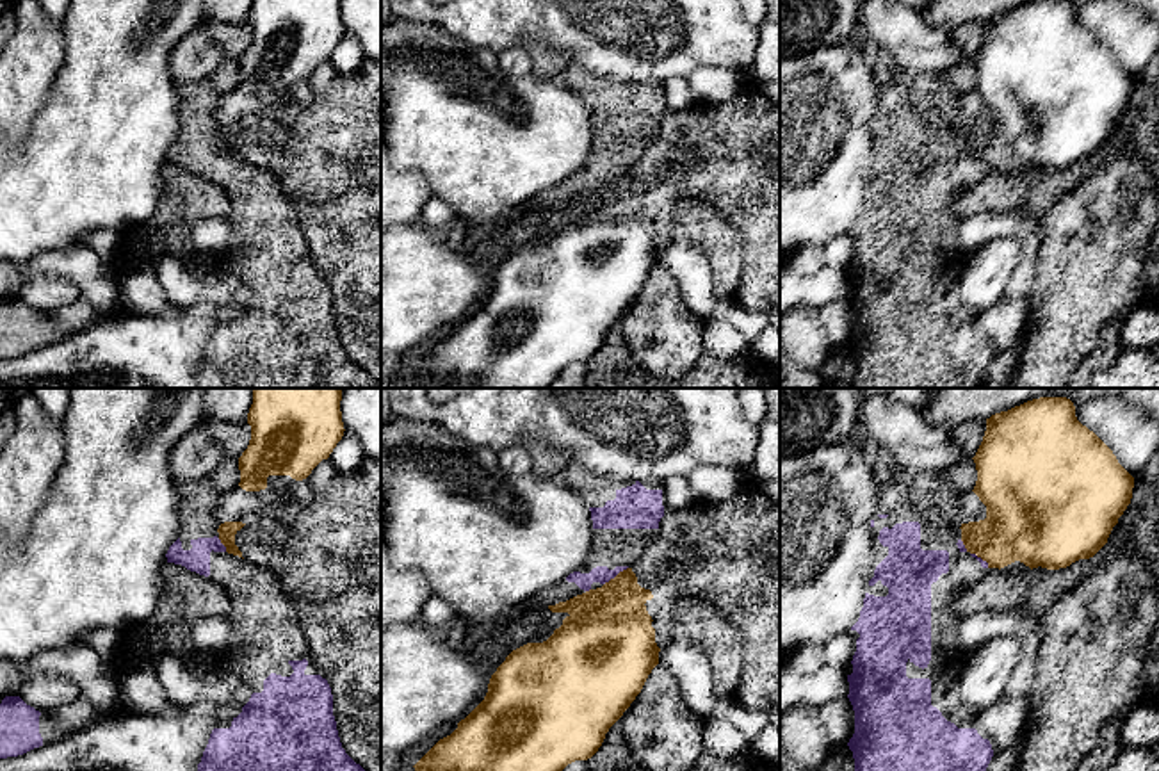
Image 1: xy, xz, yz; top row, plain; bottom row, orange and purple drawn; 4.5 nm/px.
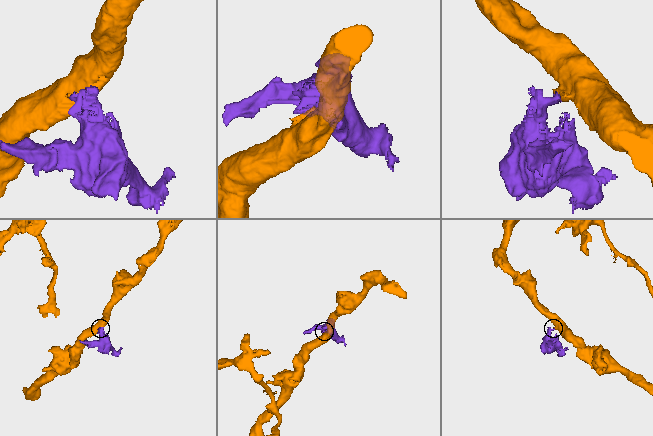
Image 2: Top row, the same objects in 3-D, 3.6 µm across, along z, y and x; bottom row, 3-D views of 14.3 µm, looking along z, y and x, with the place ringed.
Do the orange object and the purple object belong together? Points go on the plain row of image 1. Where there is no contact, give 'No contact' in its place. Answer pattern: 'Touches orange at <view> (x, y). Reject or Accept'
Touches orange at xz (616, 177). Reject

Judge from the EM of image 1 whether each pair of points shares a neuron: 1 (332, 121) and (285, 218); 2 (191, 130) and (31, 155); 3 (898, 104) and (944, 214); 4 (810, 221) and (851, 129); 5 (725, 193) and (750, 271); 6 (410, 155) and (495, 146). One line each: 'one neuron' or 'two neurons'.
1: two neurons
2: two neurons
3: one neuron
4: one neuron
5: one neuron
6: one neuron

